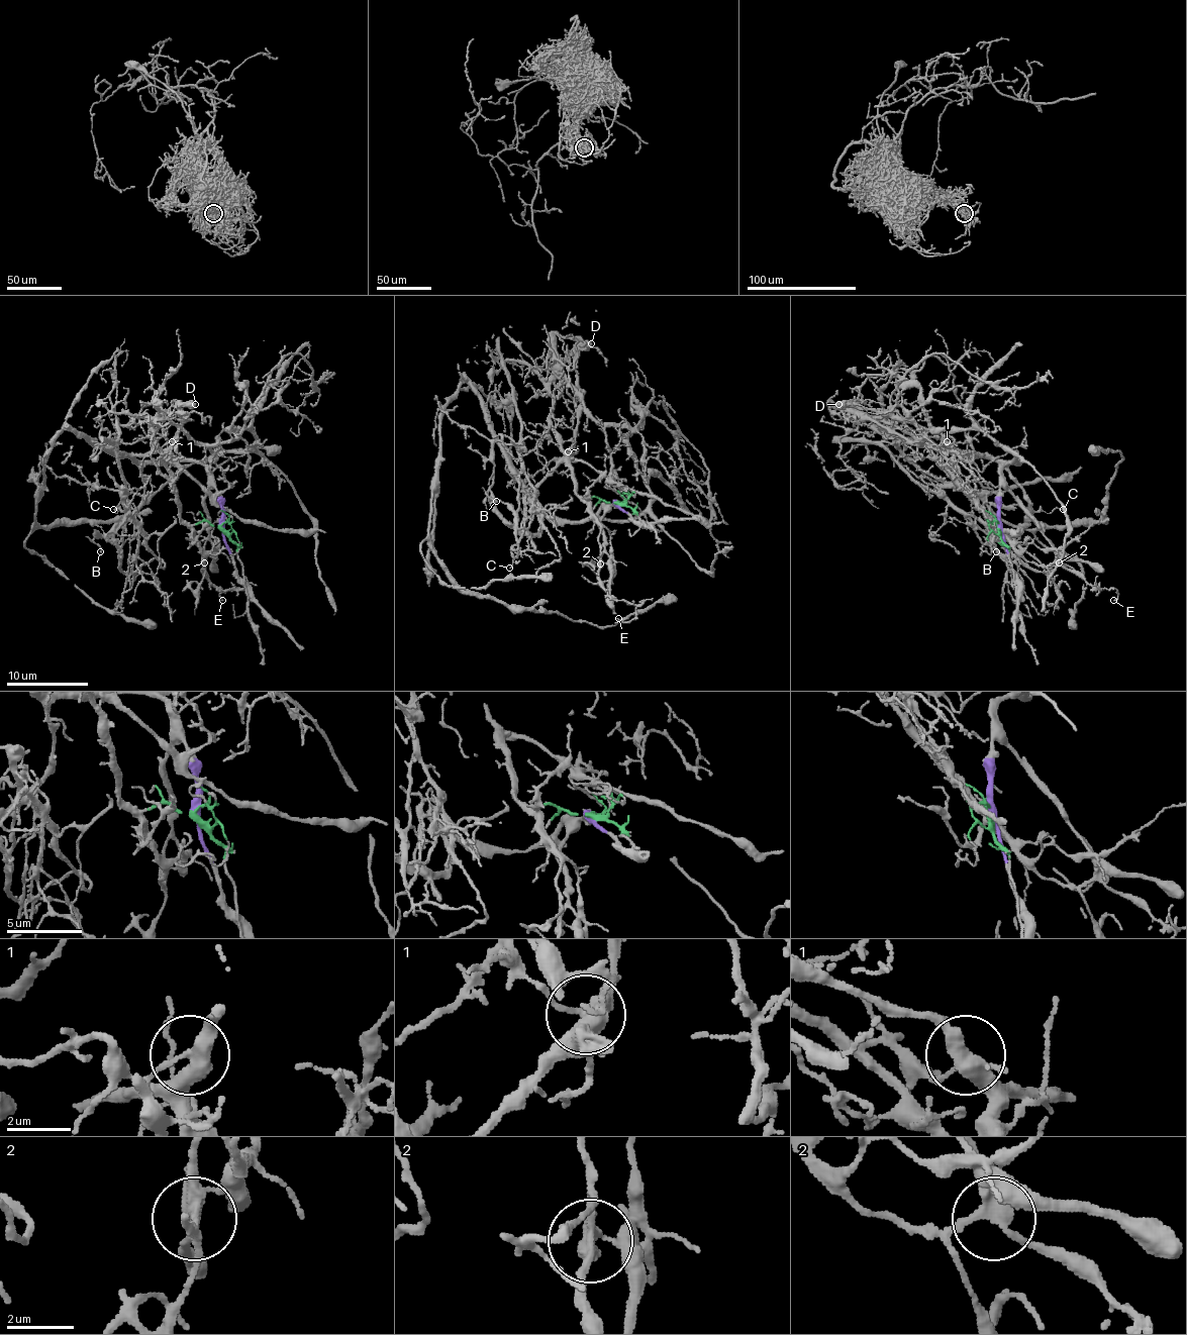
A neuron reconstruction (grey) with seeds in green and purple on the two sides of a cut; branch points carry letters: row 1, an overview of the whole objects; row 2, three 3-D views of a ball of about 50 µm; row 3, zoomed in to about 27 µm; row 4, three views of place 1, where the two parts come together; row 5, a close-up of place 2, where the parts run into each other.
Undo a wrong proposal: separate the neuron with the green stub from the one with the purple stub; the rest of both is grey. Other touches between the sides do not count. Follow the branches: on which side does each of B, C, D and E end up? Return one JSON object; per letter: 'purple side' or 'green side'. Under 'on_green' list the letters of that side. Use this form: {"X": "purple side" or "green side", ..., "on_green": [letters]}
{"B": "purple side", "C": "green side", "D": "purple side", "E": "green side", "on_green": ["C", "E"]}

